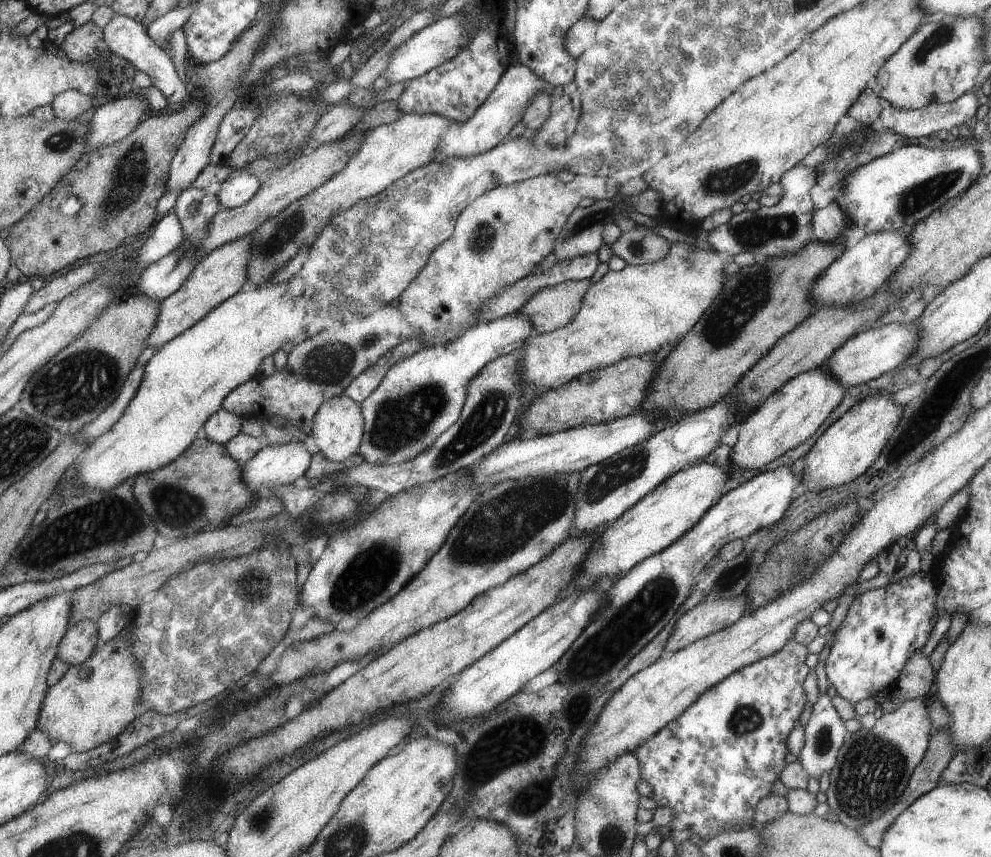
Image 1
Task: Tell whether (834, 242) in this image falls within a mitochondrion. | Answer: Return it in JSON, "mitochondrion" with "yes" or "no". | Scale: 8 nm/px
{"mitochondrion":"no"}

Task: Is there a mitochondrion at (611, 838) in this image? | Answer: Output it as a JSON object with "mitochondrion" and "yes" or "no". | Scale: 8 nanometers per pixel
{"mitochondrion":"yes"}

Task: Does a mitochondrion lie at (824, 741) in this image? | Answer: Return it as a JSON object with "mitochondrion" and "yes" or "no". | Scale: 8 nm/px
{"mitochondrion":"yes"}

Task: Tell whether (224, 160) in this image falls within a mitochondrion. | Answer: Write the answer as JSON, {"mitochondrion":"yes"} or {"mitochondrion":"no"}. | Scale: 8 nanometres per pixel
{"mitochondrion":"no"}

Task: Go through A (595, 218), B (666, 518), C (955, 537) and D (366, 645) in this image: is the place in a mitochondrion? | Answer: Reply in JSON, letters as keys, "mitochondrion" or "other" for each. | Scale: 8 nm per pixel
{"A":"mitochondrion","B":"other","C":"other","D":"other"}

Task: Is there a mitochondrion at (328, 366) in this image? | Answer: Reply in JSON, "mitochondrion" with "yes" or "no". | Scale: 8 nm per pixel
{"mitochondrion":"yes"}

